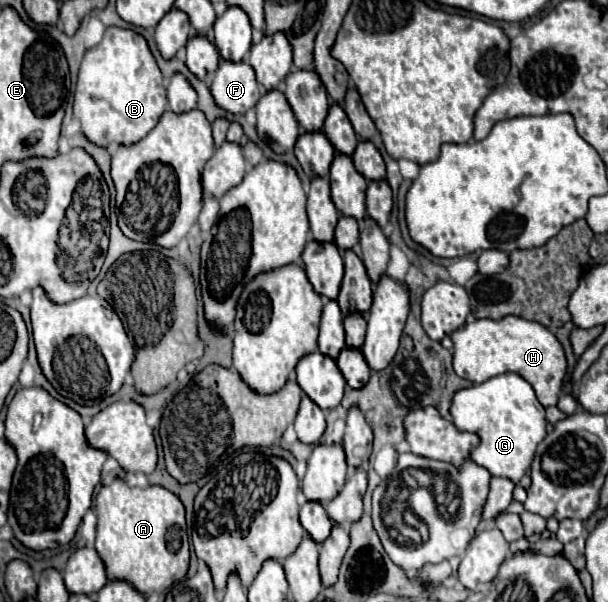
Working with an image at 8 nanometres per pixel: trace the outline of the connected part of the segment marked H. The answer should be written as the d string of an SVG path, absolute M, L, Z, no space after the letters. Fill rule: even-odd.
M505 316L501 320L483 318L467 322L463 328L455 330L451 334L451 340L455 346L453 370L457 372L457 376L481 384L493 376L515 372L533 386L537 400L545 408L557 404L567 362L559 340L543 324L519 316Z

